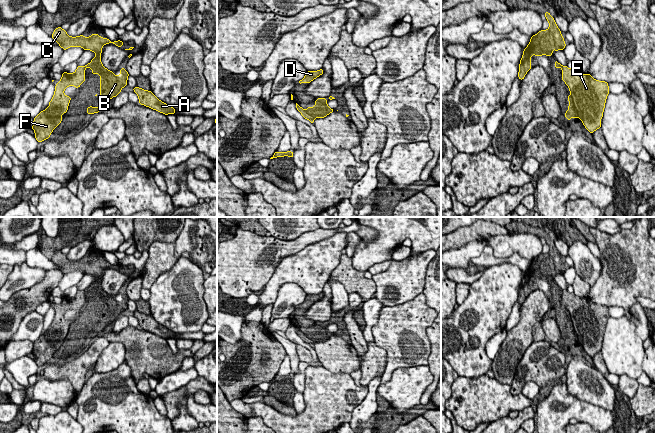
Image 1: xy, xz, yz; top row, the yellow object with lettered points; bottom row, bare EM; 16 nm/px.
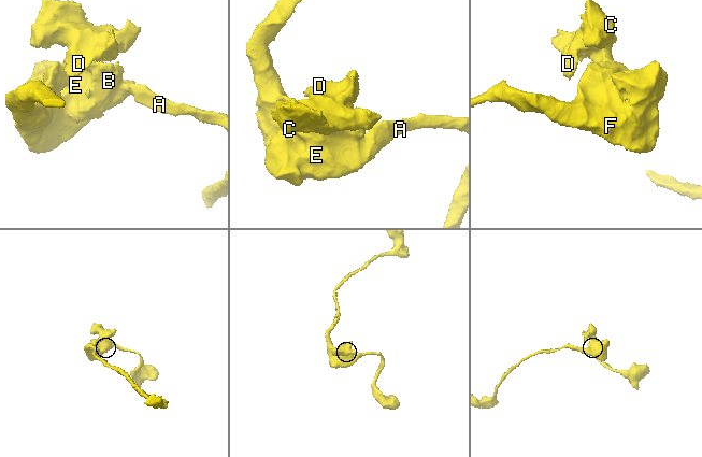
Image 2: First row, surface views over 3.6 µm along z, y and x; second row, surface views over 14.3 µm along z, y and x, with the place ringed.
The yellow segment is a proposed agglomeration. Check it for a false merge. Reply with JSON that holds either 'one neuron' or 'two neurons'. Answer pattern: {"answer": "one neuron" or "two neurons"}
{"answer": "two neurons"}

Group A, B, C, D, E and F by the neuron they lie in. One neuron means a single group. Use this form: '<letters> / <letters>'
A E F / B C D

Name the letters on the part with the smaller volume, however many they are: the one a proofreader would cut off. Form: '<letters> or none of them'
B, C, D

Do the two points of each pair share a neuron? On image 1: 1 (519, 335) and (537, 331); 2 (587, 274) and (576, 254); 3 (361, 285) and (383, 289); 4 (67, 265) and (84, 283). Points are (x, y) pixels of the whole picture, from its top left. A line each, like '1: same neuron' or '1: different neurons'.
1: different neurons
2: same neuron
3: different neurons
4: different neurons

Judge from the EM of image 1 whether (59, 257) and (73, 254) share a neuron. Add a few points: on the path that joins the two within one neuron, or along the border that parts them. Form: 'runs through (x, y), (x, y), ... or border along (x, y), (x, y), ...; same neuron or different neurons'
border along (66, 255), (71, 260), (79, 260), (82, 257); different neurons

